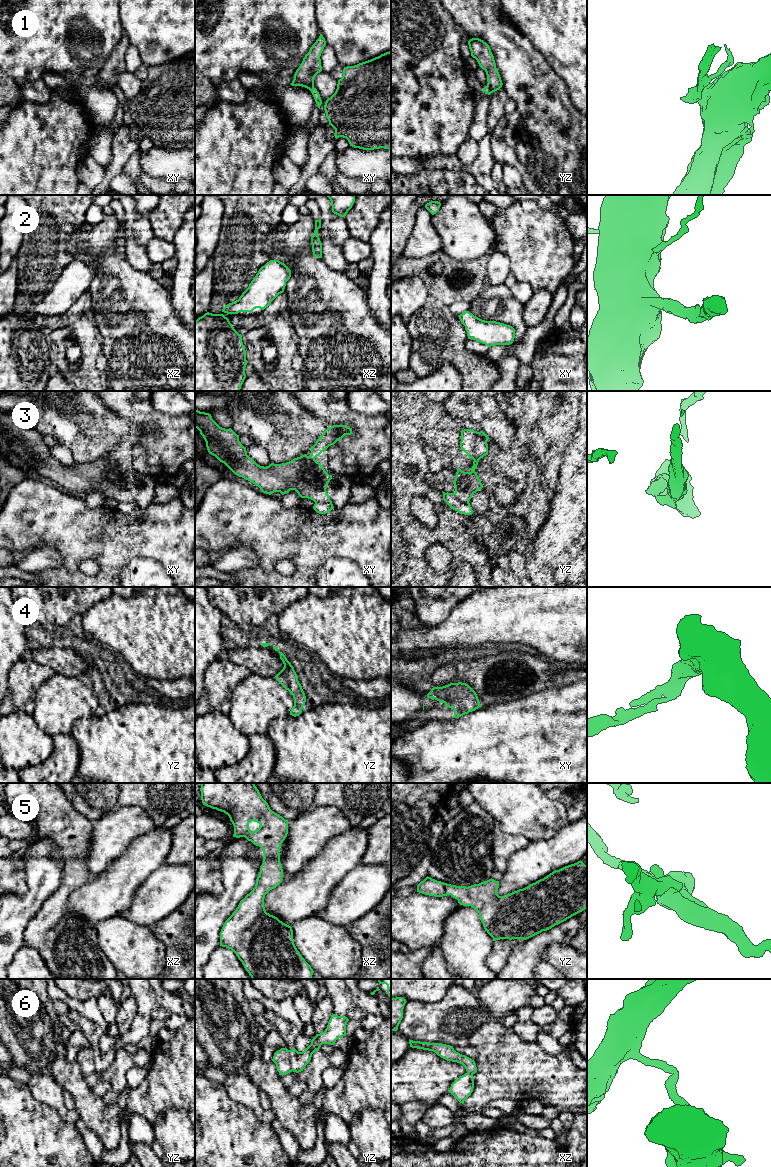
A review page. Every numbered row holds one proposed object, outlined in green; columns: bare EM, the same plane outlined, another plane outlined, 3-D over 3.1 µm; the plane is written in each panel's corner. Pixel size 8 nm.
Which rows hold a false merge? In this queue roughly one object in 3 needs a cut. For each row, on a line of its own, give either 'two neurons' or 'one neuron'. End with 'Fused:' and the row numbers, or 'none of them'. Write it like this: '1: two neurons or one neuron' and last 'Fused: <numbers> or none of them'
1: two neurons
2: one neuron
3: two neurons
4: one neuron
5: one neuron
6: one neuron
Fused: 1, 3

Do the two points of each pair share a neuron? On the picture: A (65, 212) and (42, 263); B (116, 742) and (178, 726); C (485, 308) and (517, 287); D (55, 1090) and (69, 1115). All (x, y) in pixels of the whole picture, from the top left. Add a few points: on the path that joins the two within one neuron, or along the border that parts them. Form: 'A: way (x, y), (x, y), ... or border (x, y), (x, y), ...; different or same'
A: way (52, 225), (47, 230), (44, 250); same
B: way (131, 742), (160, 742), (163, 739); same
C: border (509, 288), (510, 292), (524, 305); different
D: way (55, 1096), (55, 1100), (63, 1109); same

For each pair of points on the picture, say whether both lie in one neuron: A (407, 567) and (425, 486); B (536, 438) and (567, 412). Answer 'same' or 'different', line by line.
A: same
B: different

